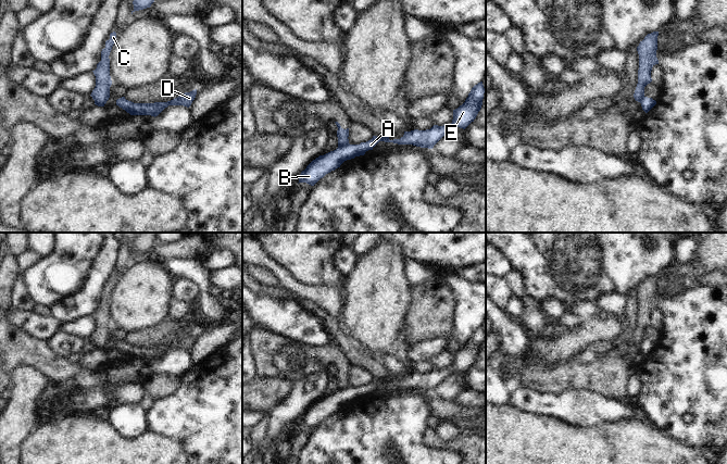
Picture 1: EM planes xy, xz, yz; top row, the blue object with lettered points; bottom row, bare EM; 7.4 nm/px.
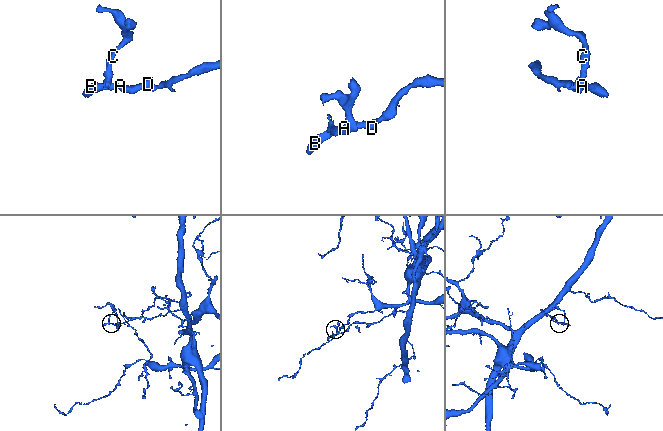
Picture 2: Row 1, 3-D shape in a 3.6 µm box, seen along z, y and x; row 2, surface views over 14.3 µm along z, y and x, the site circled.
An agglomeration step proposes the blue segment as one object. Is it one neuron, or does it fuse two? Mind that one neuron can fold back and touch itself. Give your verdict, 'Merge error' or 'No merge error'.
Merge error

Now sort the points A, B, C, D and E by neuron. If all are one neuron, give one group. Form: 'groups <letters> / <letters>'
groups A B D E / C

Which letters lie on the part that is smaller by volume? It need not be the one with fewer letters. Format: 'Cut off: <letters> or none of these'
Cut off: C

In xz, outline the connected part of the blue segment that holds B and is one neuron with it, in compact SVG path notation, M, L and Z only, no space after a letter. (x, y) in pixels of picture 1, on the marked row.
M480 81L472 88L465 102L453 110L453 120L449 125L434 125L430 129L426 130L414 129L404 131L404 135L400 139L393 140L390 140L389 137L373 136L373 138L366 142L338 147L334 151L319 155L301 172L299 183L306 183L314 186L326 174L340 167L344 161L364 155L366 151L373 150L379 141L398 145L413 145L421 148L433 149L452 126L465 129L472 122L474 122L481 109L484 93L485 88L482 81Z

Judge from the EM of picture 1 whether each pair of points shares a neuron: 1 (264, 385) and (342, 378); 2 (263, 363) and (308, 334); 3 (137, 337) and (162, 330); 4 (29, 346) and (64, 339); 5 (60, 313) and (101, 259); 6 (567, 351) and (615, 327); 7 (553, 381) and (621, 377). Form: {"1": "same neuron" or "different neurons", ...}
{"1": "different neurons", "2": "different neurons", "3": "same neuron", "4": "different neurons", "5": "same neuron", "6": "same neuron", "7": "same neuron"}

